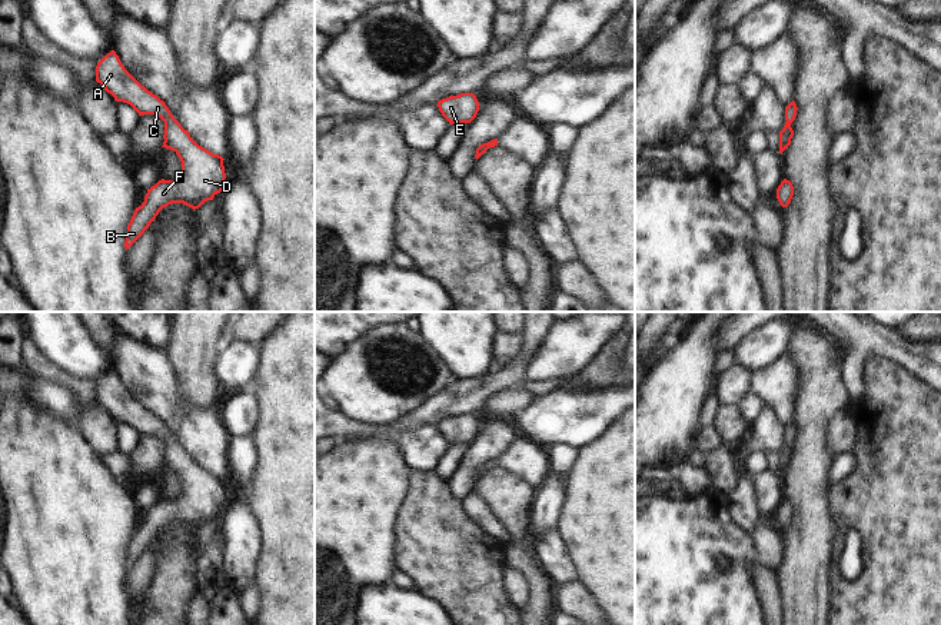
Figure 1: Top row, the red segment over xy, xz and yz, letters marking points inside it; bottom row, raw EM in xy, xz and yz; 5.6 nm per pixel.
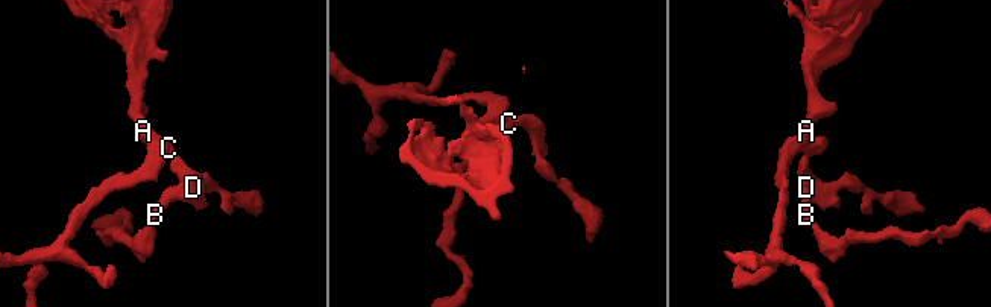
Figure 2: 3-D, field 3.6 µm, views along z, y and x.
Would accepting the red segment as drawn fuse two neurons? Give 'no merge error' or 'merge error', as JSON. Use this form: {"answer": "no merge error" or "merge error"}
{"answer": "no merge error"}

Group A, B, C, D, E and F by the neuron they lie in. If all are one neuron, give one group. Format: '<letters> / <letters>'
A B C D E F

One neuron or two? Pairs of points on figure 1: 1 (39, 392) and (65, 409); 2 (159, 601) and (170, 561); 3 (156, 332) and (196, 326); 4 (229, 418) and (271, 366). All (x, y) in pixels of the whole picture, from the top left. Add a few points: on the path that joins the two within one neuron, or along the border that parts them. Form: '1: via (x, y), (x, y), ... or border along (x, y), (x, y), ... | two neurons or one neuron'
1: via (45, 394), (59, 404) | one neuron
2: via (169, 591), (170, 571) | one neuron
3: border along (170, 326), (170, 338), (165, 351) | two neurons
4: border along (250, 388), (258, 405), (258, 422) | two neurons

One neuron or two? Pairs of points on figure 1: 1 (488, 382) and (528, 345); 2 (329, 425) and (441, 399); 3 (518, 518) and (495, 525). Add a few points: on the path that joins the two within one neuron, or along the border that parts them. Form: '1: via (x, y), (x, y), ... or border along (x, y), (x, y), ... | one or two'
1: via (499, 379), (524, 356) | one
2: via (356, 428), (379, 429), (414, 419) | one
3: border along (481, 496), (508, 534) | two

